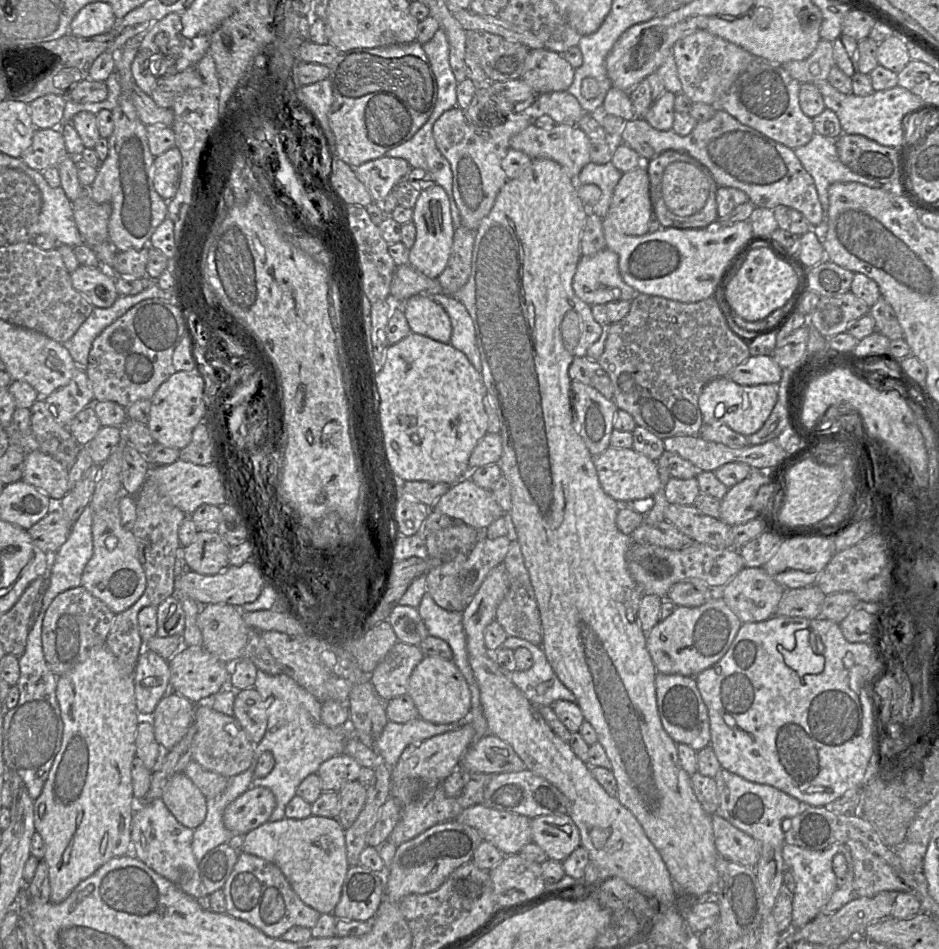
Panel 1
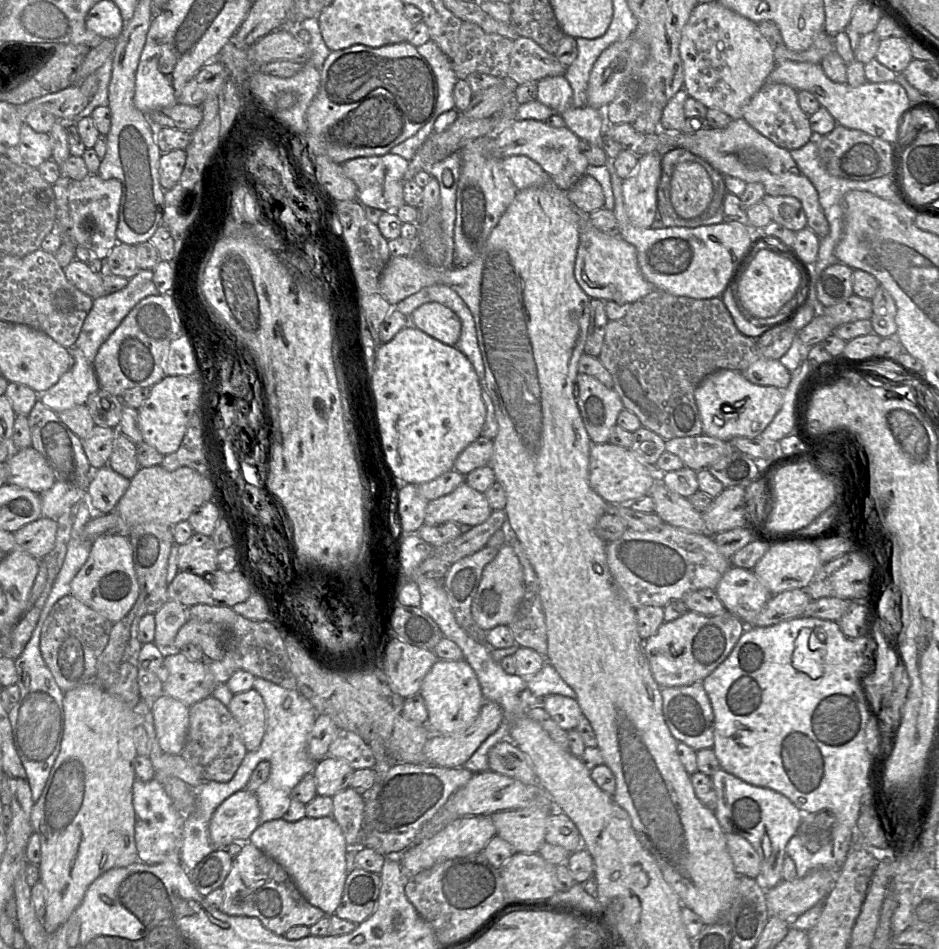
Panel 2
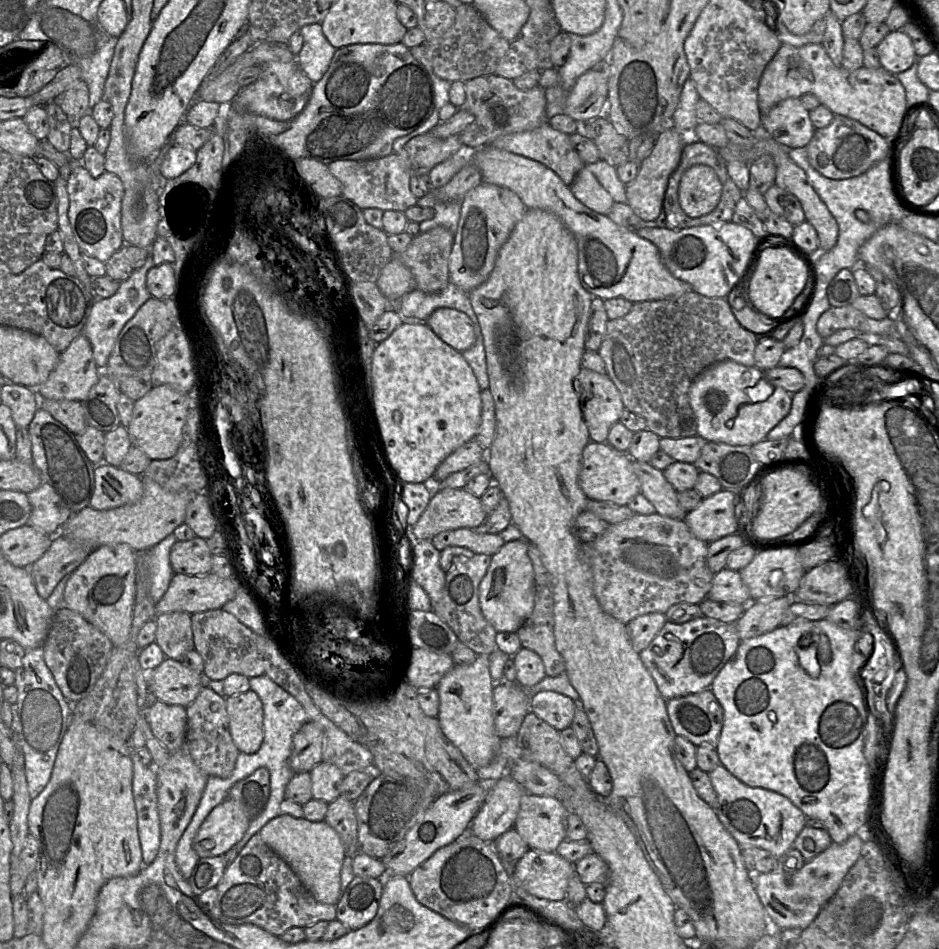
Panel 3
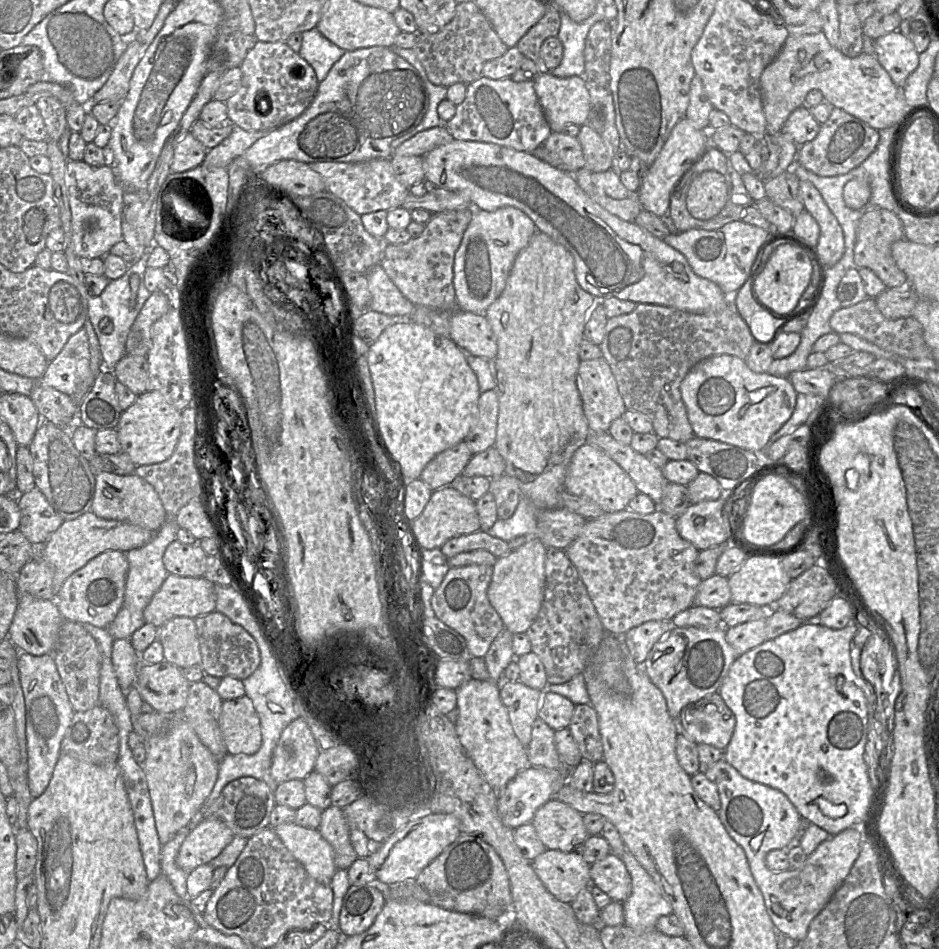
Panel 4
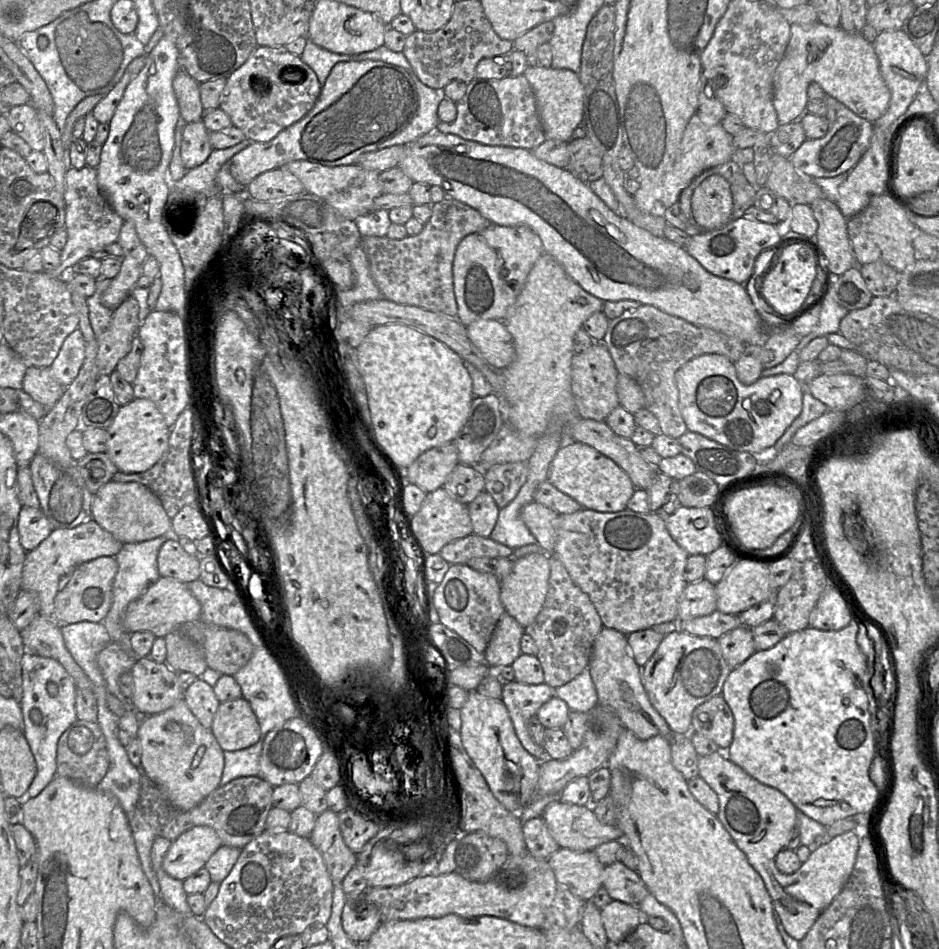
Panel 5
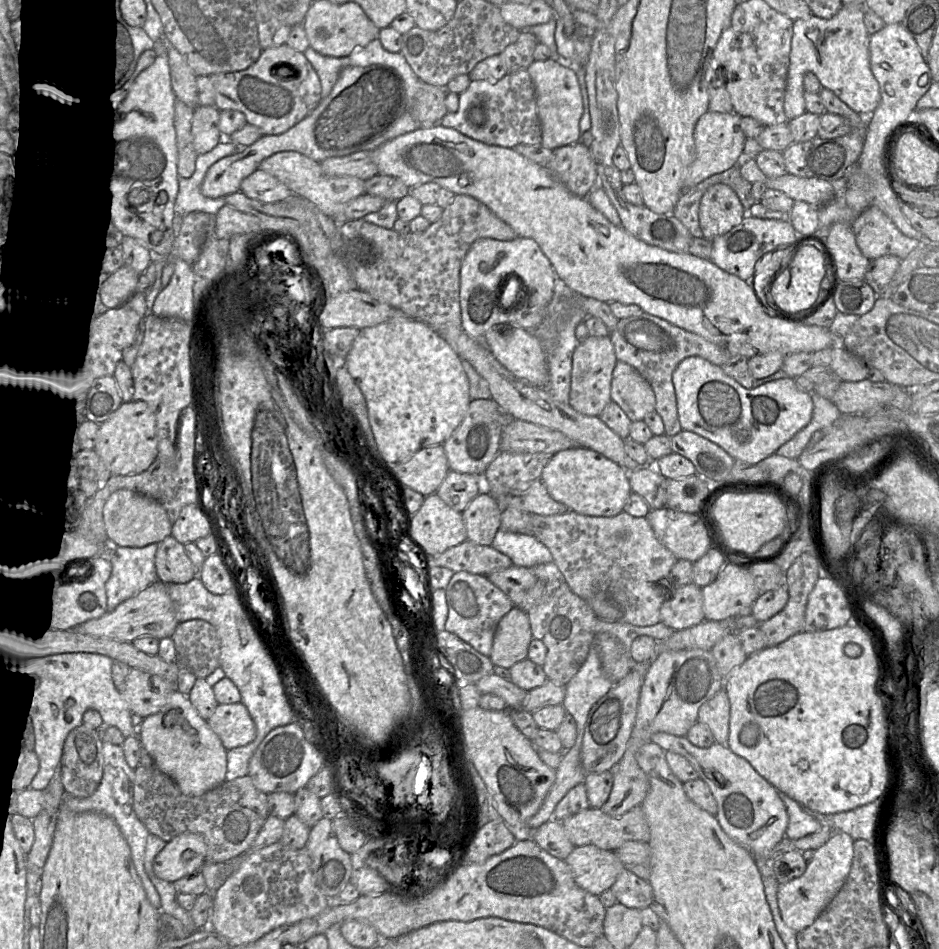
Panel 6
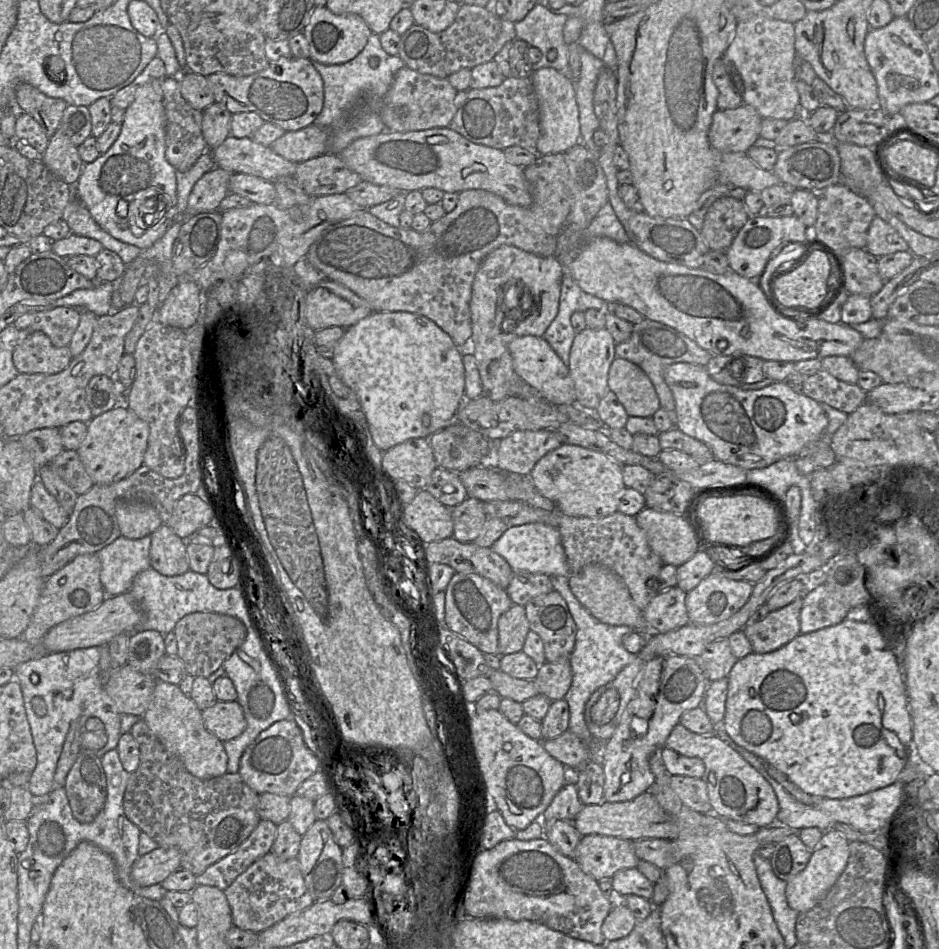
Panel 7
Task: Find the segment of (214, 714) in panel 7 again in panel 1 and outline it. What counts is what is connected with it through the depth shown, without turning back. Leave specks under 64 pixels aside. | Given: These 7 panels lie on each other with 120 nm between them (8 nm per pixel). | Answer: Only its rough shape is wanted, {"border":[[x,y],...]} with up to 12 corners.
{"border":[[254,688],[236,691],[234,717],[248,739],[264,737],[267,706]]}

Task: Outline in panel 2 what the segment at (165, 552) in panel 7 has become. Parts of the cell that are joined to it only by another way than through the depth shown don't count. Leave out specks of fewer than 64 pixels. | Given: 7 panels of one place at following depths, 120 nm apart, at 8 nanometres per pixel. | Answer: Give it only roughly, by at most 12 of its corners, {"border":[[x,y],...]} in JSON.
{"border":[[211,536],[178,547],[178,569],[203,576],[219,569]]}

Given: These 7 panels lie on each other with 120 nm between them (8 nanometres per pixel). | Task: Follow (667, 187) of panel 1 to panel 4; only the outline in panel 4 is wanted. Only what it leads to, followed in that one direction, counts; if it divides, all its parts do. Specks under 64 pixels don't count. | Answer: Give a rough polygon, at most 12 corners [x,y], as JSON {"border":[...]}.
{"border":[[704,171],[689,187],[687,210],[709,220],[724,208],[725,176]]}

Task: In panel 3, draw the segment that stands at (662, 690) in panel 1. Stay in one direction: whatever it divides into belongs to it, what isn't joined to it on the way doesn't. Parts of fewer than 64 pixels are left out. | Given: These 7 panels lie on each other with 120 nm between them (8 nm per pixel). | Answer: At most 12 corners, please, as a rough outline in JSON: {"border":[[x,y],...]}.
{"border":[[710,689],[666,701],[676,735],[717,747],[722,706]]}

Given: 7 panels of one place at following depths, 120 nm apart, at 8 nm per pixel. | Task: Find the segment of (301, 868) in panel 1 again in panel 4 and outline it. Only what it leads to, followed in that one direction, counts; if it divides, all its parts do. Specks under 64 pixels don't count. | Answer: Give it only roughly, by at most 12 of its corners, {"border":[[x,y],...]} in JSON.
{"border":[[282,823],[275,833],[306,872],[330,885],[334,851],[318,829]]}

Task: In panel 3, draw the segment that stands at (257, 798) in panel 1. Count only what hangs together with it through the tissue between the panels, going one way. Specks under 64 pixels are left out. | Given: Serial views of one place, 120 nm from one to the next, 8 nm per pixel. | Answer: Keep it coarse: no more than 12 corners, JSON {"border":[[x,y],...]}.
{"border":[[225,799],[203,821],[192,847],[199,858],[222,856],[250,820]]}

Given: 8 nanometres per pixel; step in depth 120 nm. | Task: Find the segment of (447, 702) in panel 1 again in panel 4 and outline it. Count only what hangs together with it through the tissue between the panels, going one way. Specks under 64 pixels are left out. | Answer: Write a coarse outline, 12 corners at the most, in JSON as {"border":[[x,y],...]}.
{"border":[[505,628],[483,657],[490,679],[455,690],[455,729],[496,791],[528,766],[499,687],[516,659]]}

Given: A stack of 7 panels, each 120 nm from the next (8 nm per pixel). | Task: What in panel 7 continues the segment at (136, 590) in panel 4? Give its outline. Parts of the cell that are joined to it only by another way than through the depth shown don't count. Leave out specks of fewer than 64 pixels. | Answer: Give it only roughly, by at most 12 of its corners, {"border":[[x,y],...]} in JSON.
{"border":[[119,536],[97,553],[107,596],[150,568],[151,536]]}

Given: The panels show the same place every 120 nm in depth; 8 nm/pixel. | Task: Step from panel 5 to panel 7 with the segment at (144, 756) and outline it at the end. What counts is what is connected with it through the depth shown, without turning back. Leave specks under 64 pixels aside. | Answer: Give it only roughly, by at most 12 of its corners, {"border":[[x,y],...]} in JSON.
{"border":[[157,681],[141,718],[200,779],[227,773],[223,742],[178,685]]}

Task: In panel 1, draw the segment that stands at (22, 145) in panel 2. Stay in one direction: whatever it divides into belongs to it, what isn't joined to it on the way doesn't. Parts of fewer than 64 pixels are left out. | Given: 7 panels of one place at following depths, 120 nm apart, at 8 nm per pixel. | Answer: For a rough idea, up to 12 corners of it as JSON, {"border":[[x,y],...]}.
{"border":[[59,128],[36,129],[21,159],[42,172],[66,155]]}

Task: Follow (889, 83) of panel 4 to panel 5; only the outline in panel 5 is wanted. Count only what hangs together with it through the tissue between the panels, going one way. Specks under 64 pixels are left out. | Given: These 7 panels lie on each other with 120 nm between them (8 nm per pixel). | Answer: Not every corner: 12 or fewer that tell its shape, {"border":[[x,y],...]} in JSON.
{"border":[[820,22],[791,25],[773,75],[780,125],[807,89],[876,122],[891,93],[874,46]]}

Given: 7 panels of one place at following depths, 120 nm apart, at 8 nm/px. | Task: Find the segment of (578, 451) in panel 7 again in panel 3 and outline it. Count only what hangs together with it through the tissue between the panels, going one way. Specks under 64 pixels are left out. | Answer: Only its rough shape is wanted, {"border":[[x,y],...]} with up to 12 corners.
{"border":[[607,442],[582,452],[590,500],[627,505],[641,493],[632,459]]}

